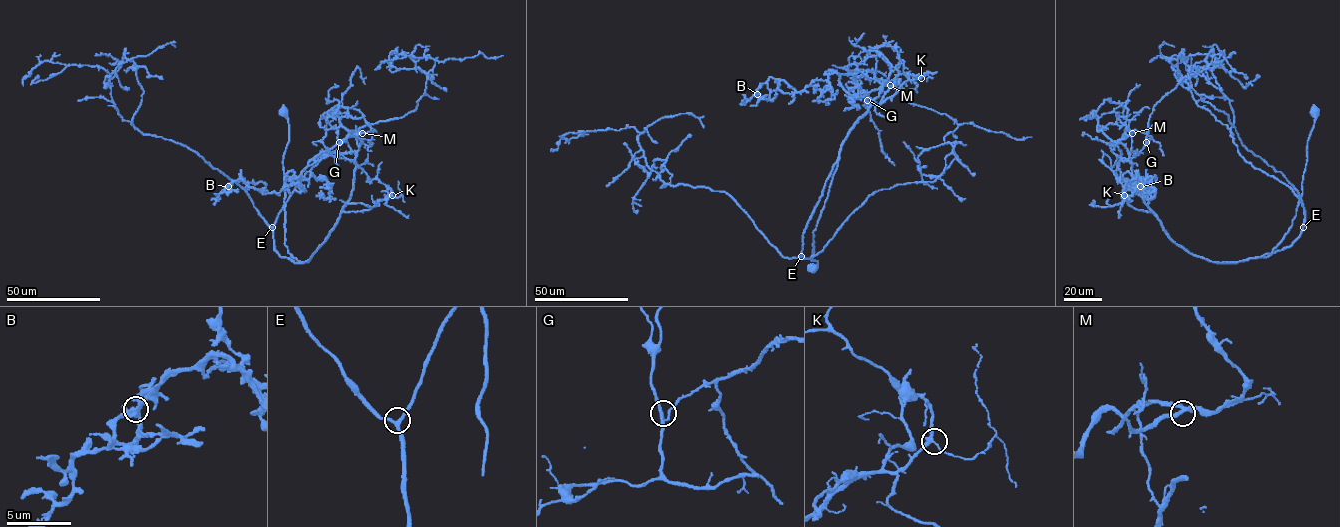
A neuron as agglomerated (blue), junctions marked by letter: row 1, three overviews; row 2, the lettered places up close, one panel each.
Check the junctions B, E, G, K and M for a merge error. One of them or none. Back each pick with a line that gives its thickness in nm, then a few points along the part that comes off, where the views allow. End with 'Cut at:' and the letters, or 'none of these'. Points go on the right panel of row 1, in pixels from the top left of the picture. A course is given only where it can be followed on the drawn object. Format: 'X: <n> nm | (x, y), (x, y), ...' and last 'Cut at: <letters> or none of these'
G: 200 nm | (1146, 142), (1152, 137), (1143, 132), (1125, 133), (1116, 143), (1116, 174), (1150, 200)
Cut at: G

